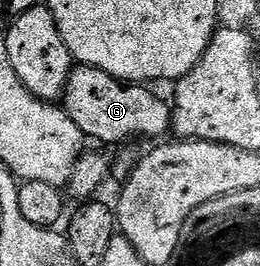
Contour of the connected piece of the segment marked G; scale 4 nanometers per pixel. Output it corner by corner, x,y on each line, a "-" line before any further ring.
81,64
75,65
70,72
64,95
64,109
72,116
72,124
80,128
87,139
95,138
98,142
126,142
129,138
158,138
161,134
170,134
172,130
172,106
169,101
157,98
152,91
142,84
127,84
118,78
108,76
100,68

